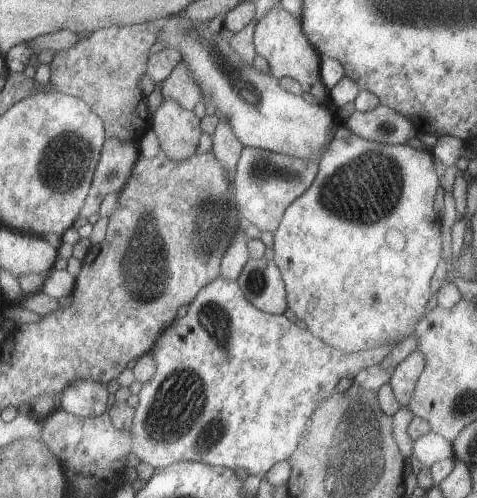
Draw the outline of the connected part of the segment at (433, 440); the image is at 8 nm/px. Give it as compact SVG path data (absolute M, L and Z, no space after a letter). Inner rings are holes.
M430 431L413 441L412 458L416 466L432 466L436 460L455 459L453 443Z

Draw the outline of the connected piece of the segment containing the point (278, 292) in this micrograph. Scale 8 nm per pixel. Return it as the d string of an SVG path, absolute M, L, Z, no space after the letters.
M249 258L237 283L256 308L273 315L284 315L288 308L286 287L273 260Z

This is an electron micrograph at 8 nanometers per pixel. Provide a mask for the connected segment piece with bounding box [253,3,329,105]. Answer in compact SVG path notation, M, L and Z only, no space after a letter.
M281 3L272 6L258 22L256 22L254 32L254 44L256 54L268 61L271 74L277 79L290 77L297 80L303 87L303 92L312 94L320 105L324 105L329 100L329 92L322 84L320 78L320 64L322 57L318 51L310 44L304 36L302 23L294 14L284 9Z

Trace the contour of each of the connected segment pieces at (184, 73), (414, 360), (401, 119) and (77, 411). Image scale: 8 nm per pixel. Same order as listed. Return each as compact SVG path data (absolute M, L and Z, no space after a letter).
M180 61L174 70L163 80L161 88L163 100L176 100L182 108L192 111L196 104L202 98L202 90L198 86L198 82L192 78L192 74L188 72L186 62Z
M416 350L408 358L402 360L397 368L393 370L388 383L392 386L394 396L396 396L396 400L401 406L410 404L416 382L418 382L425 366L426 356Z
M382 105L368 112L355 111L342 123L351 134L393 145L404 144L418 133L410 118Z
M80 378L61 395L60 405L76 416L84 418L100 416L109 410L106 388L108 383Z

